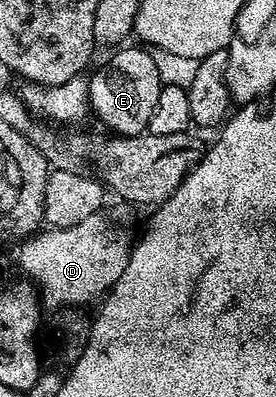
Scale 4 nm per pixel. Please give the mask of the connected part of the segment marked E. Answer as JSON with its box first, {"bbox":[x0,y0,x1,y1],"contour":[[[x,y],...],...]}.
{"bbox":[89,48,163,137],"contour":[[[119,48],[119,53],[103,69],[89,74],[90,113],[98,116],[110,128],[107,130],[111,134],[119,137],[136,137],[149,130],[152,110],[156,107],[156,98],[160,95],[163,83],[149,48],[126,48]]]}

